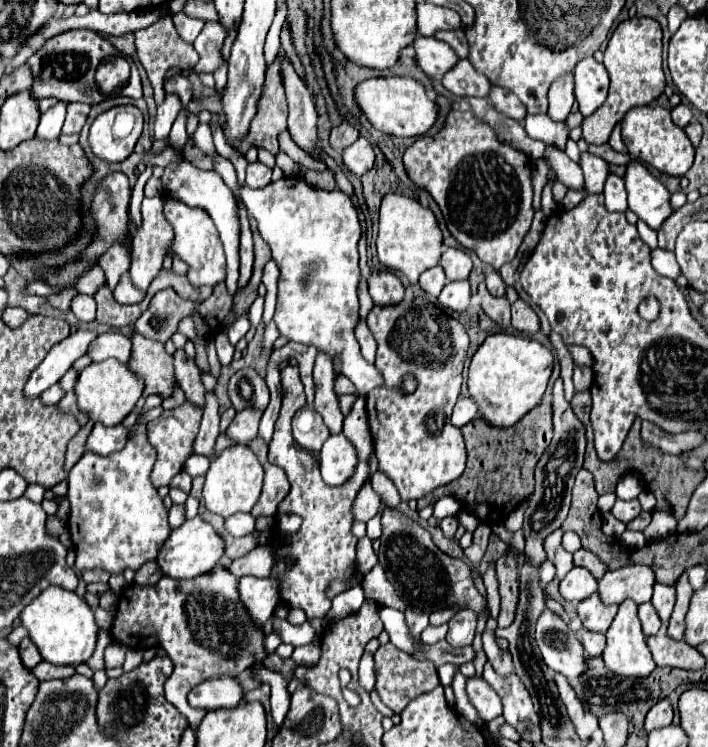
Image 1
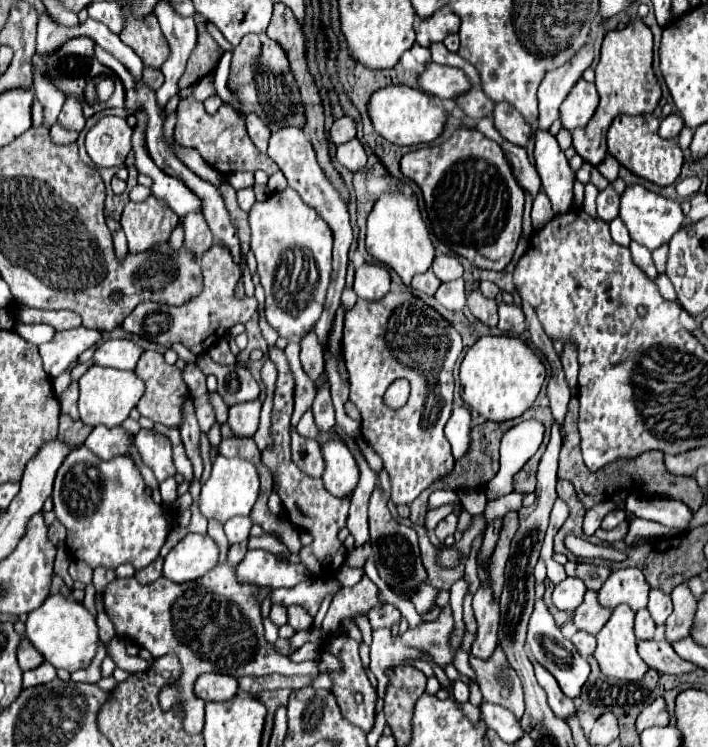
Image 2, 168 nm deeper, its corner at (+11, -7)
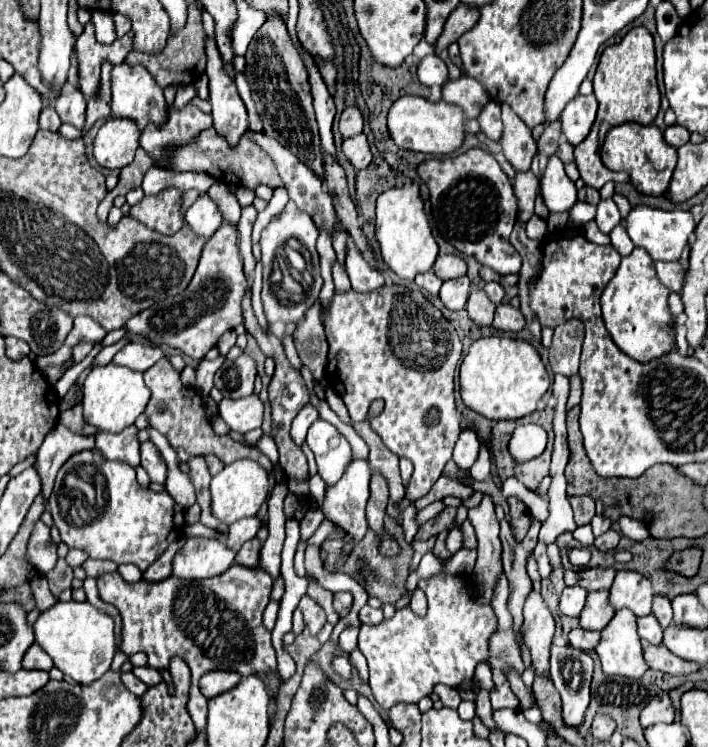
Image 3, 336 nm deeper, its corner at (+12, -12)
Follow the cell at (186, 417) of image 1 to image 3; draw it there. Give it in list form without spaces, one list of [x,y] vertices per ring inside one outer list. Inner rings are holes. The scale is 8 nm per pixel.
[[[142,442],[140,444],[140,452],[142,452],[142,468],[148,472],[152,482],[164,484],[166,476],[168,476],[168,466],[160,454],[160,450],[154,446],[154,442]]]

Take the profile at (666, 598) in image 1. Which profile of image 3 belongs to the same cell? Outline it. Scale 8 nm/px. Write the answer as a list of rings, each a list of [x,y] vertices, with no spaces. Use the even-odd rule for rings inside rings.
[[[654,596],[652,614],[656,616],[658,624],[660,624],[662,628],[666,628],[666,626],[672,622],[672,606],[670,606],[670,600],[664,598],[664,596]]]

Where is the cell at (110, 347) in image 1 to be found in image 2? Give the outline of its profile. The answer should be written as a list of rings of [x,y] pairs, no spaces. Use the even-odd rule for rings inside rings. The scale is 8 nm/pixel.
[[[109,339],[101,343],[93,355],[97,365],[117,367],[117,369],[135,369],[143,347],[135,345],[129,339]]]

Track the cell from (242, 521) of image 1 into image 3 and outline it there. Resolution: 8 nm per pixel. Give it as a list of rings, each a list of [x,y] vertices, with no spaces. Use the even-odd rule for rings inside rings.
[[[242,518],[238,522],[234,522],[230,528],[228,528],[228,536],[226,536],[226,544],[228,548],[238,548],[242,546],[246,540],[252,540],[256,536],[260,528],[260,520],[258,518]]]

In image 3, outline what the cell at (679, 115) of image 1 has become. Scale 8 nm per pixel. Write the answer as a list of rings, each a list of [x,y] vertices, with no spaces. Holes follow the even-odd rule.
[[[678,124],[668,126],[666,132],[664,132],[664,140],[666,140],[672,148],[680,148],[682,144],[688,142],[688,138],[690,138],[690,132],[688,132],[684,126],[678,126]]]

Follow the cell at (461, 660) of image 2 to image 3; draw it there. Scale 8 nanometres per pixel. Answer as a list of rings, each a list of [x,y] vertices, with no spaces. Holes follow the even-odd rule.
[[[478,690],[478,698],[476,698],[476,714],[482,718],[482,722],[494,730],[494,720],[492,720],[492,706],[490,706],[490,698],[488,698],[488,690]]]

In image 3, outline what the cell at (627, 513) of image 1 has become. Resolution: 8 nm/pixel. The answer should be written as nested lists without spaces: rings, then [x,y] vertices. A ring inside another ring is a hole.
[[[596,514],[592,520],[592,528],[594,528],[594,536],[600,536],[612,528],[612,520],[602,516],[602,514]]]

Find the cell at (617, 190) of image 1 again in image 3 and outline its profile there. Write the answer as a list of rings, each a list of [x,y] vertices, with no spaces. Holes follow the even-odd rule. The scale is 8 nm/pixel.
[[[612,198],[600,200],[598,212],[596,212],[596,218],[594,218],[594,220],[596,220],[598,228],[600,228],[604,234],[610,234],[610,230],[612,230],[616,224],[622,222],[620,212],[618,212],[618,208],[616,208],[616,204],[614,204]]]

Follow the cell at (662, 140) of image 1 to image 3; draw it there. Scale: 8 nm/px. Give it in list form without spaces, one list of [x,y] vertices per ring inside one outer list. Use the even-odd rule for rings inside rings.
[[[624,122],[620,126],[614,126],[608,132],[604,146],[600,148],[600,156],[610,170],[628,172],[634,188],[648,196],[662,196],[668,190],[678,160],[676,150],[664,142],[662,132],[654,124],[642,126],[638,122]]]

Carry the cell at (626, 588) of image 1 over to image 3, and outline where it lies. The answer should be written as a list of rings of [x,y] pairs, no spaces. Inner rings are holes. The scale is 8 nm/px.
[[[622,570],[616,574],[610,588],[610,606],[614,610],[628,608],[636,616],[648,616],[652,604],[652,584],[638,572]]]

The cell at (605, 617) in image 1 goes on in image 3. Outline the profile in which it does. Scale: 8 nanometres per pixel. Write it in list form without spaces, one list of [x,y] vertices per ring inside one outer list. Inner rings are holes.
[[[590,592],[586,598],[586,606],[580,614],[580,626],[588,630],[604,630],[604,626],[612,620],[614,610],[608,604],[608,592]]]

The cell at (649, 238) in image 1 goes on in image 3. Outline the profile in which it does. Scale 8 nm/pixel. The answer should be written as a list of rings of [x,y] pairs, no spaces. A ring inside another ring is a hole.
[[[634,248],[630,256],[622,258],[620,268],[602,292],[602,316],[616,346],[630,358],[648,362],[672,350],[674,344],[674,316],[668,312],[670,290],[660,284],[654,262],[644,248]]]

